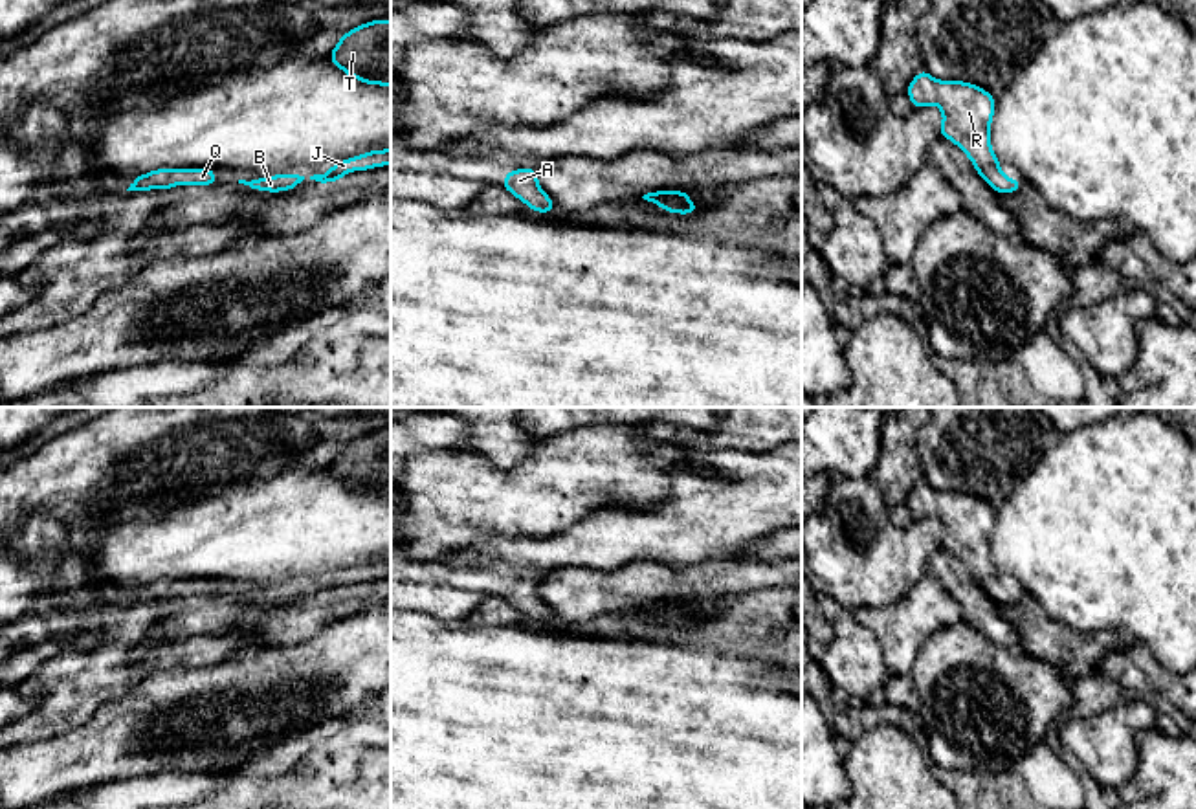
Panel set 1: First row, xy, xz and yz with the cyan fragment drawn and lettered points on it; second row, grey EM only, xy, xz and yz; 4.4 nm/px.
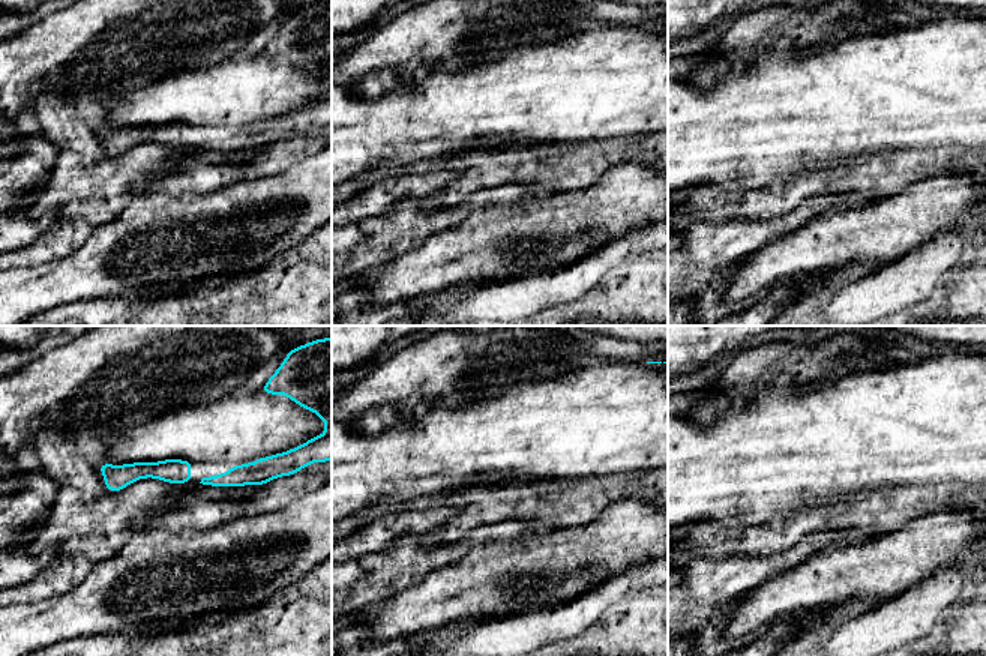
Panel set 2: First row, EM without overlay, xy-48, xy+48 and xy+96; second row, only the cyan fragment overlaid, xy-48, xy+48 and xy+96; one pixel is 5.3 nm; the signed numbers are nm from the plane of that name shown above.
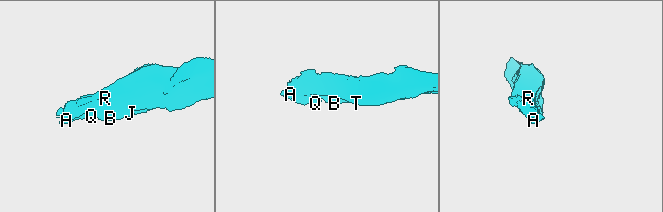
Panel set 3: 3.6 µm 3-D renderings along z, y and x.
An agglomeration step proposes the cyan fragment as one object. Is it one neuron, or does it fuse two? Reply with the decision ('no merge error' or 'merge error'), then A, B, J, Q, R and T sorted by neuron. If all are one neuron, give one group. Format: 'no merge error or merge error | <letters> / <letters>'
no merge error | A B J Q R T

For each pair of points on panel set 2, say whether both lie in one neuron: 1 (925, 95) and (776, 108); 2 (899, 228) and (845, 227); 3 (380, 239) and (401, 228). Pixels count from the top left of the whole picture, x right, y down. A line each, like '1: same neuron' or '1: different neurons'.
1: same neuron
2: same neuron
3: same neuron

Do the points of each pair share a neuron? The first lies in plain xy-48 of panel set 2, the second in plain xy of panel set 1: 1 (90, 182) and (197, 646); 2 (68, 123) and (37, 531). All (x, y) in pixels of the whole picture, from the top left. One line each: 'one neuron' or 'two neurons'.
1: one neuron
2: one neuron

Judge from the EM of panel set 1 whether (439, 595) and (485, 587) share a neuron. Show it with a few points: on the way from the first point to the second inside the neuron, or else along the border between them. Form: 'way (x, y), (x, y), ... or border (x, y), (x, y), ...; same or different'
way (450, 589), (474, 587); same

